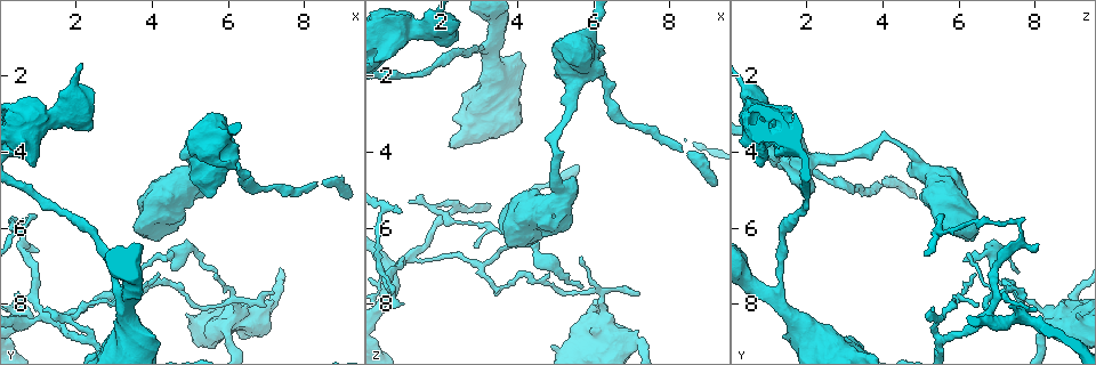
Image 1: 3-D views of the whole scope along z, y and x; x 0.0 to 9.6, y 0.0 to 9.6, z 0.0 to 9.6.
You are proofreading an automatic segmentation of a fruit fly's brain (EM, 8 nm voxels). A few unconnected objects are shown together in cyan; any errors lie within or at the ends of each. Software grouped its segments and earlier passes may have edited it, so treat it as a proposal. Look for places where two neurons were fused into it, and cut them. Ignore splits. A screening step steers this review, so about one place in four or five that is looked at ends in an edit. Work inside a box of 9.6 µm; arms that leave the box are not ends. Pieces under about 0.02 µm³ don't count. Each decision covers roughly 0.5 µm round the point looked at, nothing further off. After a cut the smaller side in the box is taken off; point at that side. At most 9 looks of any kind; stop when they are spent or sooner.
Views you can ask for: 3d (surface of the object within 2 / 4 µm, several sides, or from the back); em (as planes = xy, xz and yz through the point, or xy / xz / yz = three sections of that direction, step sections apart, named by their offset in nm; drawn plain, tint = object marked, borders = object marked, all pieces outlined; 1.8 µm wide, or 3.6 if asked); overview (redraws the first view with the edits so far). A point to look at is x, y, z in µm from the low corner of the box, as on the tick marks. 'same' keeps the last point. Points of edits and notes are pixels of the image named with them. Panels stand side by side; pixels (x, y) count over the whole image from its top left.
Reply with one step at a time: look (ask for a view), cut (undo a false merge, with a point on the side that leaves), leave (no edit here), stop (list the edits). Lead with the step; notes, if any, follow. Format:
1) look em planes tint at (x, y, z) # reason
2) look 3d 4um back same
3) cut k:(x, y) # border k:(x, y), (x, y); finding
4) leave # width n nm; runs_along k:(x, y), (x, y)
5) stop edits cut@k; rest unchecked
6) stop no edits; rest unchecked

look 3d 4um at (3.05, 7.65, 7.10) # sharp bend

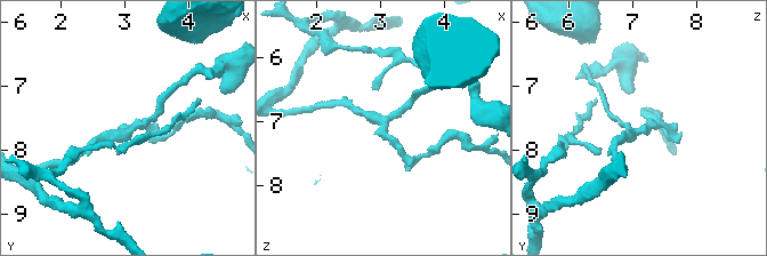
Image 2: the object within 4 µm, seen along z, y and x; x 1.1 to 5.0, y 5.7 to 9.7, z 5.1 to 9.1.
look em yz step 16 tint at (3.00, 7.70, 7.05) # arms 3

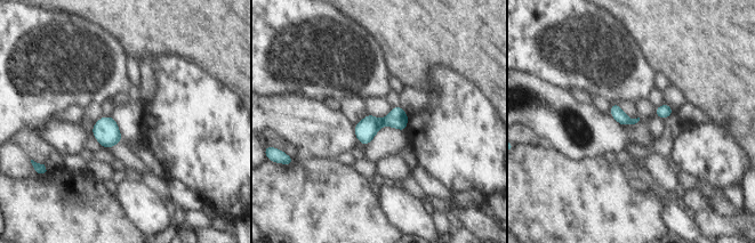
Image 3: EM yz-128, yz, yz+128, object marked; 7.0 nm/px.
look em xz step 16 borders same

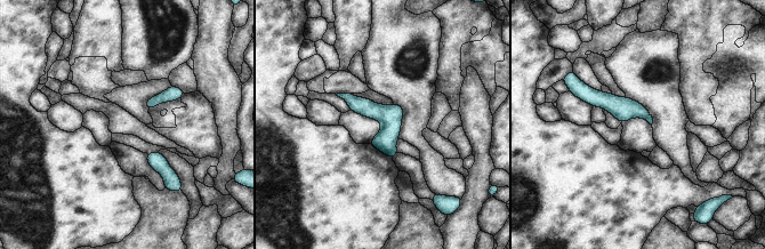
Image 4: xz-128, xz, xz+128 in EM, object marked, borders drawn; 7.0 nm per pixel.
leave # width 100 nm; all the same neuron

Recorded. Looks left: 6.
look em xy step 4 tint at (1.25, 8.35, 6.85) # sharp bend

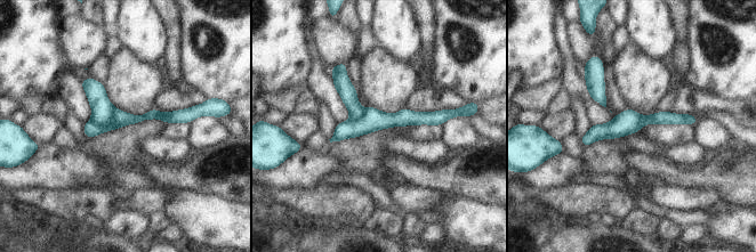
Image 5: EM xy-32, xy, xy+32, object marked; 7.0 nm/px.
look em planes tint same

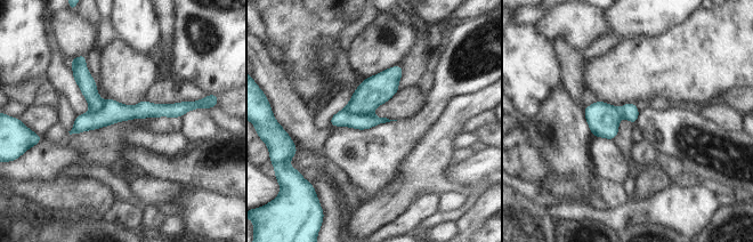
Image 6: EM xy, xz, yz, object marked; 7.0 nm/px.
cut 6:(375, 90) # border 6:(343, 109), (350, 113), (370, 114); a second neuron is stuck on

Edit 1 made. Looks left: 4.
look em xy step 4 tint at (5.00, 3.65, 4.10) # sharp bend

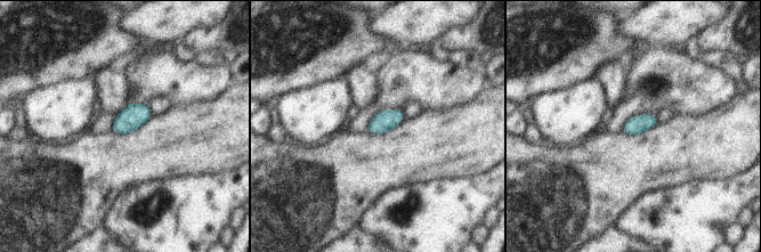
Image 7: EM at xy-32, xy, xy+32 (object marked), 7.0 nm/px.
look em yz step 16 borders same

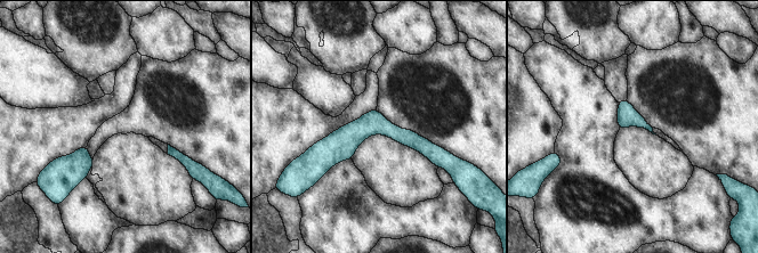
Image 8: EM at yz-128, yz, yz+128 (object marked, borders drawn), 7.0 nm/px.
leave # width 140 nm; runs_along 8:(315, 152), (363, 128), (443, 152); continuous, no second neuron

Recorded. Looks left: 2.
look em xz step 4 tint at (0.65, 3.10, 0.65) # sharp bend

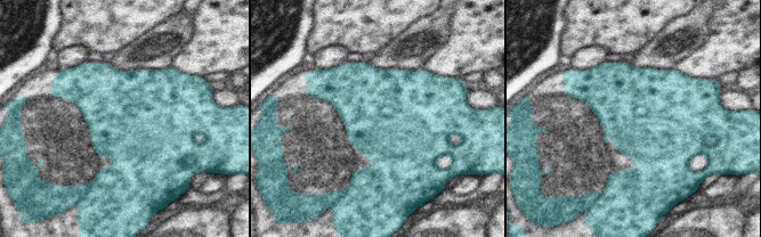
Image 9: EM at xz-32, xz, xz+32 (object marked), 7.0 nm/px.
leave # one neuron here

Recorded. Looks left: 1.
stop edits cut@6; rest unchecked

